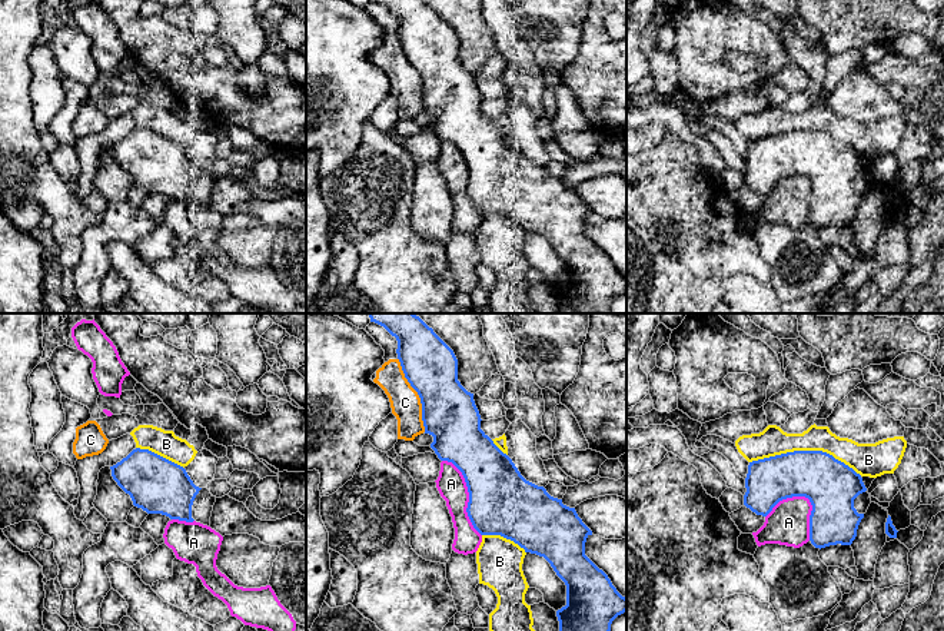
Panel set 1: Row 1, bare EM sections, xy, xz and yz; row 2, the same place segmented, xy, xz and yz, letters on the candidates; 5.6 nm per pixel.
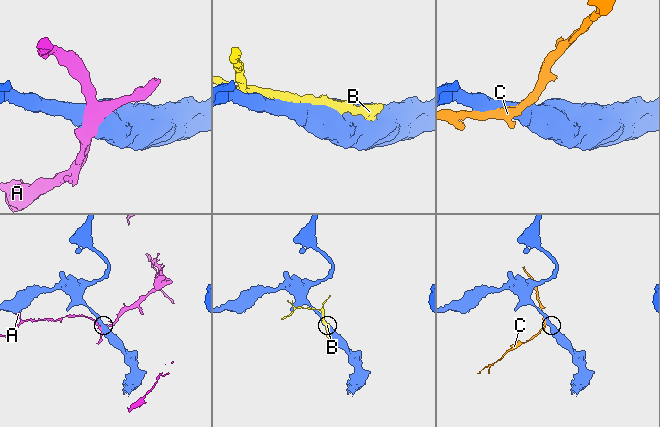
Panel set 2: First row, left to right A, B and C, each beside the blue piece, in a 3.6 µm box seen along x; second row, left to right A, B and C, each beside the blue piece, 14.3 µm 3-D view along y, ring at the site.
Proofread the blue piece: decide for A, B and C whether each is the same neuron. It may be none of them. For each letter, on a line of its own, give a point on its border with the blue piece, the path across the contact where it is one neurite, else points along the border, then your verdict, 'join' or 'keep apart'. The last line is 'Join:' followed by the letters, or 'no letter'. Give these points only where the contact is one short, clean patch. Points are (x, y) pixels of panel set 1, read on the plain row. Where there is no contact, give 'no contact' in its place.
A: yz (807, 176) | keep apart
B: yz (805, 130) | keep apart
C: xz (418, 73) | keep apart
Join: no letter

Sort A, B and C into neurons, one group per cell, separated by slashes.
A / B / C

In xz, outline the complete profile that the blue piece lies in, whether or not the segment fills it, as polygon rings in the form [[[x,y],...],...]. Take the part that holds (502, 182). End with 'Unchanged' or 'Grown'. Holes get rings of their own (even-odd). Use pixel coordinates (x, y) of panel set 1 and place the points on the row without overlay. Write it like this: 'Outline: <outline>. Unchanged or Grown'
Outline: [[[370,0],[383,6],[398,20],[398,39],[405,57],[418,72],[422,83],[422,100],[425,113],[433,116],[431,127],[441,140],[452,142],[463,155],[468,172],[468,196],[481,215],[501,215],[513,220],[525,232],[544,236],[556,255],[566,265],[566,285],[556,290],[559,300],[558,313],[609,313],[612,300],[626,290],[626,278],[612,265],[608,255],[599,249],[586,235],[585,222],[592,210],[578,196],[575,187],[562,183],[562,179],[551,176],[544,166],[526,160],[512,139],[503,133],[493,120],[481,109],[481,94],[468,72],[458,60],[458,39],[453,30],[423,0]]]. Unchanged

